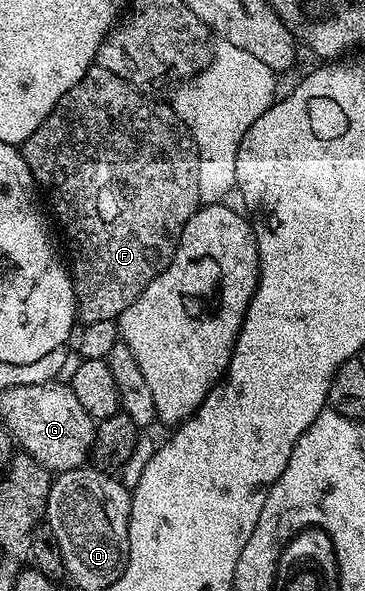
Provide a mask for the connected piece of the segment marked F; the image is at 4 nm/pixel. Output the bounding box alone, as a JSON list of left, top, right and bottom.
[21,65,201,325]

